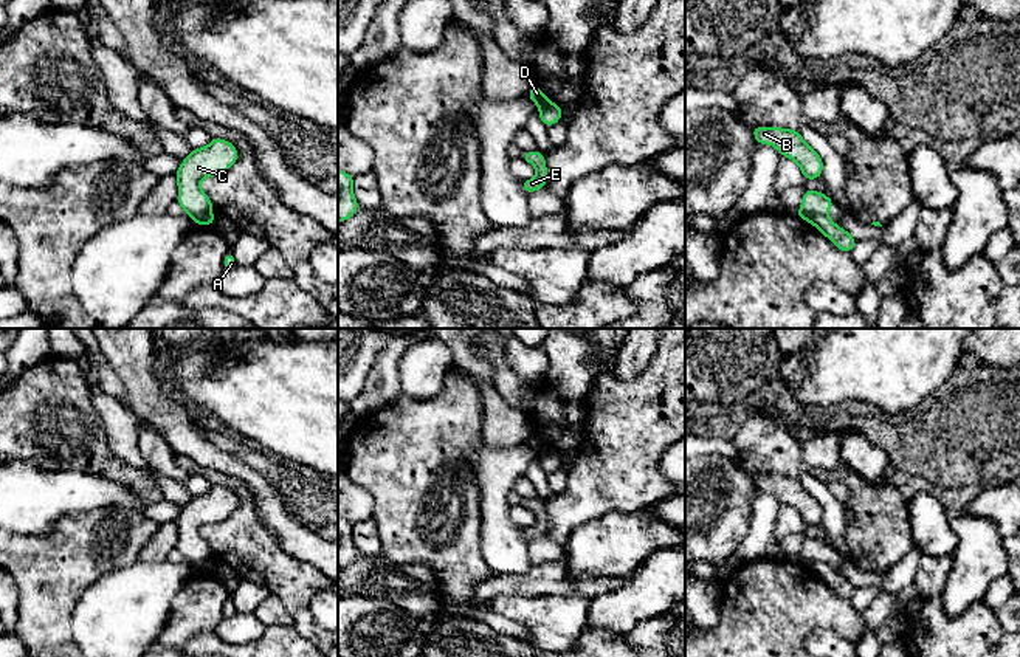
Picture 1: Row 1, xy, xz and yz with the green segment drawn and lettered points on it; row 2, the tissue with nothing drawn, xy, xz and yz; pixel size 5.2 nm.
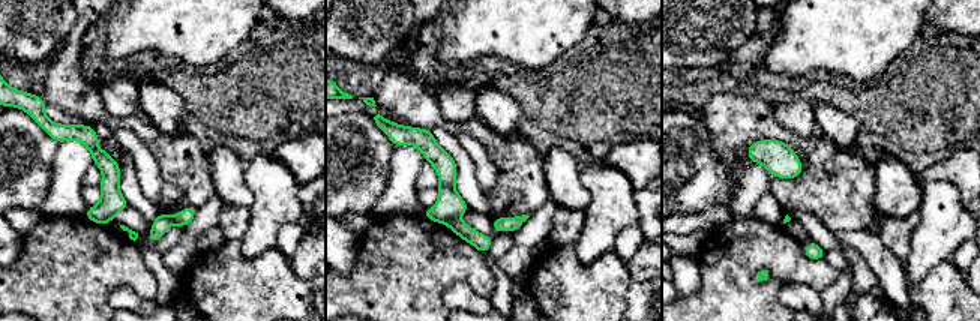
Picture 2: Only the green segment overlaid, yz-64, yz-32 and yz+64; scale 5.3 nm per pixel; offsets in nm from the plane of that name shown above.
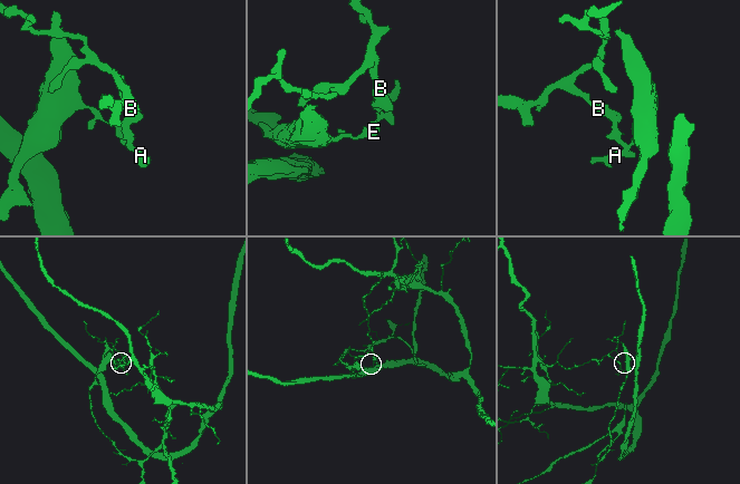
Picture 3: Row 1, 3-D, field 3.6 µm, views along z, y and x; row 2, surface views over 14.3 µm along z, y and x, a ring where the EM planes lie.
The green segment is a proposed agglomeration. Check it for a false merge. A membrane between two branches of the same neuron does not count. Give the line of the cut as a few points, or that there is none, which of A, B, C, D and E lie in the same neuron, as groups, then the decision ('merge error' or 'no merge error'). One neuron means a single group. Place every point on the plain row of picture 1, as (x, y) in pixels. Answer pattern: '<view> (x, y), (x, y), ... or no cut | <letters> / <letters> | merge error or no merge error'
yz (825, 561), (814, 561), (808, 567) | A E / B C D | merge error

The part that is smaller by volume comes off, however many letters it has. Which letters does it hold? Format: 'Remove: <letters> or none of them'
Remove: A, E

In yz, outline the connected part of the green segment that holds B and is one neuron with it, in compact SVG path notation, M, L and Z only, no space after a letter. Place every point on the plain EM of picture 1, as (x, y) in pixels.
M753 474L750 476L756 491L770 491L783 504L794 507L806 527L817 527L823 518L820 502L808 493L798 477L780 474Z

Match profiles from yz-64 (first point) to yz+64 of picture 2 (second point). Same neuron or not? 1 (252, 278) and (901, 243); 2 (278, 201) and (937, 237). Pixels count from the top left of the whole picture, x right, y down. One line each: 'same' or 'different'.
1: different
2: same

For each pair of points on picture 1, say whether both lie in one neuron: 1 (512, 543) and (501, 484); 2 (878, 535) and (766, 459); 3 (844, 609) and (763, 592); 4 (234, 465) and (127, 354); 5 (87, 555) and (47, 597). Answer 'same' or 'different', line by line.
1: same
2: same
3: same
4: same
5: same

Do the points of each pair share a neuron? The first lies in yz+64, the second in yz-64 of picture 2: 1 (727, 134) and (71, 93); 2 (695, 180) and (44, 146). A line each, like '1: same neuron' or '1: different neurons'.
1: same neuron
2: same neuron

